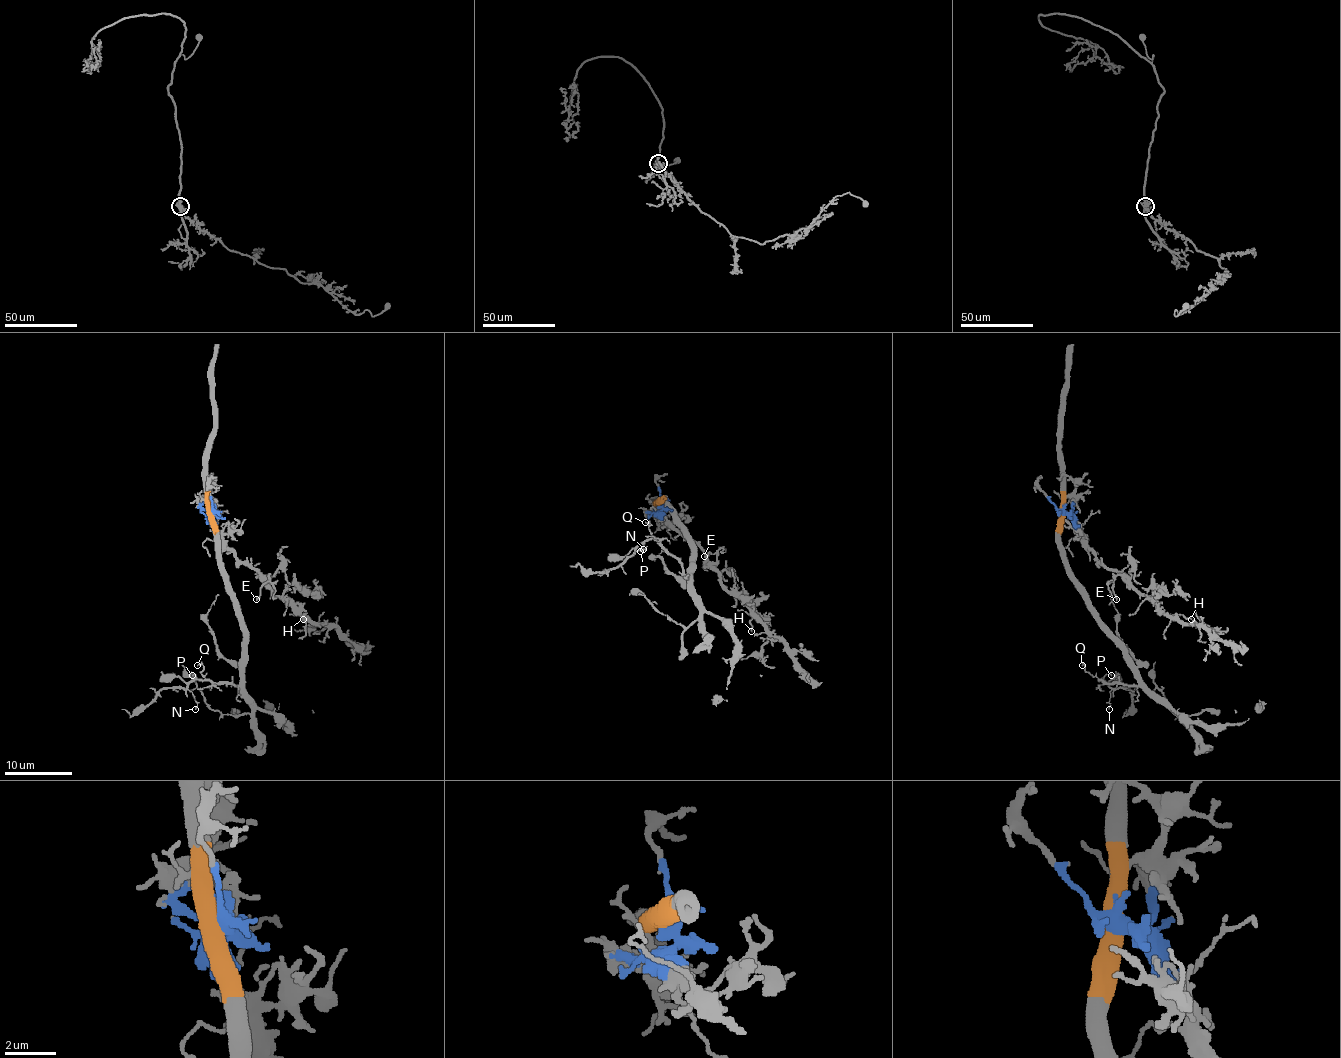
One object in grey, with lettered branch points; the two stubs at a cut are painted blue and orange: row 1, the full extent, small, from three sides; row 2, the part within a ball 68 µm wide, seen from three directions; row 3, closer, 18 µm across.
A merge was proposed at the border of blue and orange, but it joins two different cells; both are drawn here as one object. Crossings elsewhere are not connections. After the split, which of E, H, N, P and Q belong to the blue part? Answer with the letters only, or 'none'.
E, H

